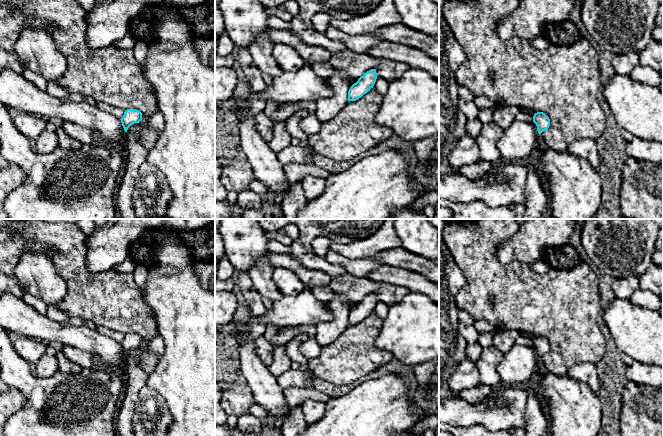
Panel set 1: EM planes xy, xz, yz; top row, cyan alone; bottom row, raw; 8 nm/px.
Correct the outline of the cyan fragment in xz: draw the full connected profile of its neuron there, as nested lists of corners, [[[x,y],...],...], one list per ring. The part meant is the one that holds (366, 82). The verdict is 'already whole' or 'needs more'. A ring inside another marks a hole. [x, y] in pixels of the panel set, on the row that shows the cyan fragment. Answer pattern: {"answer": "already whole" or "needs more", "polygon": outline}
{"answer": "already whole", "polygon": [[[376,69],[367,71],[348,91],[348,101],[356,101],[373,88],[377,79]]]}

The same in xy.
{"answer": "already whole", "polygon": [[[127,109],[120,120],[124,131],[127,132],[132,124],[139,123],[142,120],[142,113],[137,109]]]}

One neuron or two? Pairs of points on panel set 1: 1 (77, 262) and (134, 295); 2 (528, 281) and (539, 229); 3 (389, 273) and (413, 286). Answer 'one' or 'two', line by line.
1: one
2: two
3: one

